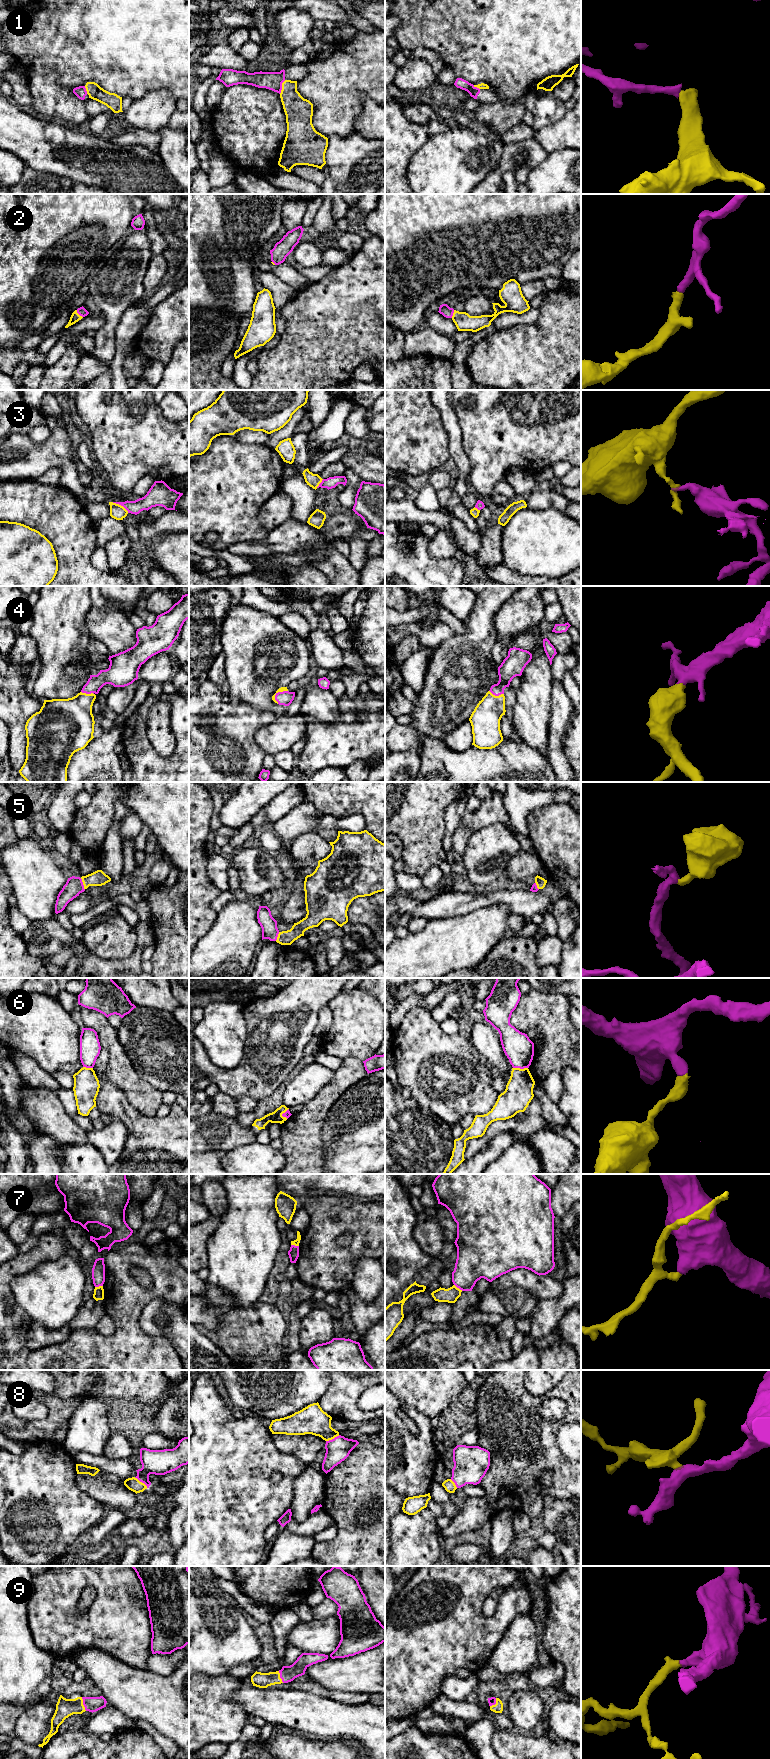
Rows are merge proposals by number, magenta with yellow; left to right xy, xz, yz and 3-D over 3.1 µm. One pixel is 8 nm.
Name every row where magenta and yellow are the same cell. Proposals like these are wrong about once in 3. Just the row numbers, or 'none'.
1, 2, 4, 5, 8, 9

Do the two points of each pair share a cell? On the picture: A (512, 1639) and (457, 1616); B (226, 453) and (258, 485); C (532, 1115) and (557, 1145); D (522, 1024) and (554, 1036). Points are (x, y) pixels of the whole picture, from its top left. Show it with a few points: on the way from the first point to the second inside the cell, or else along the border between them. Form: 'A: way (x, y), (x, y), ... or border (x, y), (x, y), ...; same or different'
A: border (517, 1615), (490, 1654); different
B: way (234, 461), (250, 477); same
C: border (543, 1128), (527, 1136), (520, 1134); different
D: way (530, 1022), (540, 1022), (546, 1028); same

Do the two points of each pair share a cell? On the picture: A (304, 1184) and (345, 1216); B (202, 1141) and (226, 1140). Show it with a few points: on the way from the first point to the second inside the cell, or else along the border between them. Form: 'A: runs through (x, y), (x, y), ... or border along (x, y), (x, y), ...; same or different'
A: border along (333, 1193), (310, 1193), (300, 1201); different
B: runs through (208, 1140), (220, 1140); same

